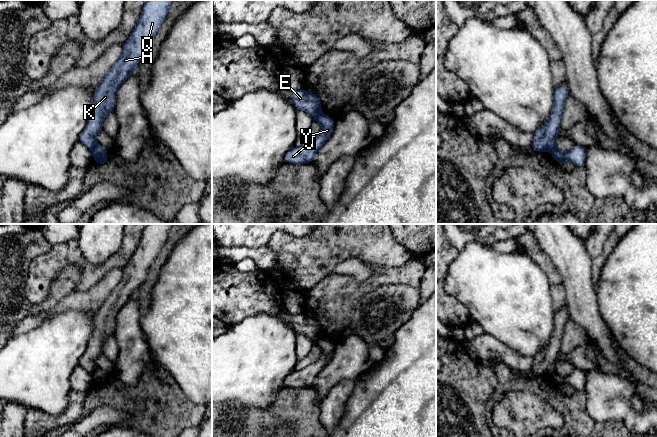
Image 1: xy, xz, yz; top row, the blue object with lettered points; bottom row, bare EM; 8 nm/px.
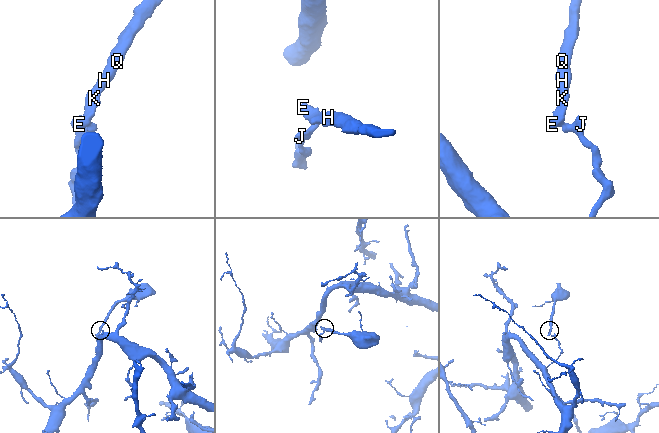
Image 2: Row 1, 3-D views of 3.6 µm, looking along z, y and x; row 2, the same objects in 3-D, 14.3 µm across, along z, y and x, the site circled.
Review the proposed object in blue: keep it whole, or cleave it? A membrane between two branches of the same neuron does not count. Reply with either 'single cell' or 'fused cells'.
fused cells

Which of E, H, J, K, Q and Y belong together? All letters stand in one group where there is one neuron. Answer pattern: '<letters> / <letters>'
E H K Q / J Y

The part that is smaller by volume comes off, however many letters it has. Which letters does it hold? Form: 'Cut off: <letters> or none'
Cut off: E, H, K, Q

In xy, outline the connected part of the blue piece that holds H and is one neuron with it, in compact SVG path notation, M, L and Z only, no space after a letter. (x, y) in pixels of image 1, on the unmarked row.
M149 224L146 226L135 252L123 268L121 280L96 310L92 335L86 352L78 363L90 374L97 369L96 359L103 354L103 343L115 333L117 314L144 282L150 265L167 241L173 225Z

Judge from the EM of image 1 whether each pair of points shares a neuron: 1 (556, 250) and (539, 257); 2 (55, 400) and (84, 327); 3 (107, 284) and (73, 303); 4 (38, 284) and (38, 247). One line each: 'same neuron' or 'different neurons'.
1: different neurons
2: same neuron
3: same neuron
4: different neurons

